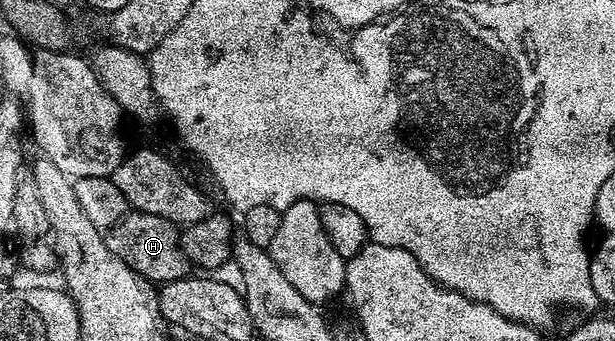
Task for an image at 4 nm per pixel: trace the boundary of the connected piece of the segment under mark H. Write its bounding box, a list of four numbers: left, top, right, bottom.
[105,209,189,285]

